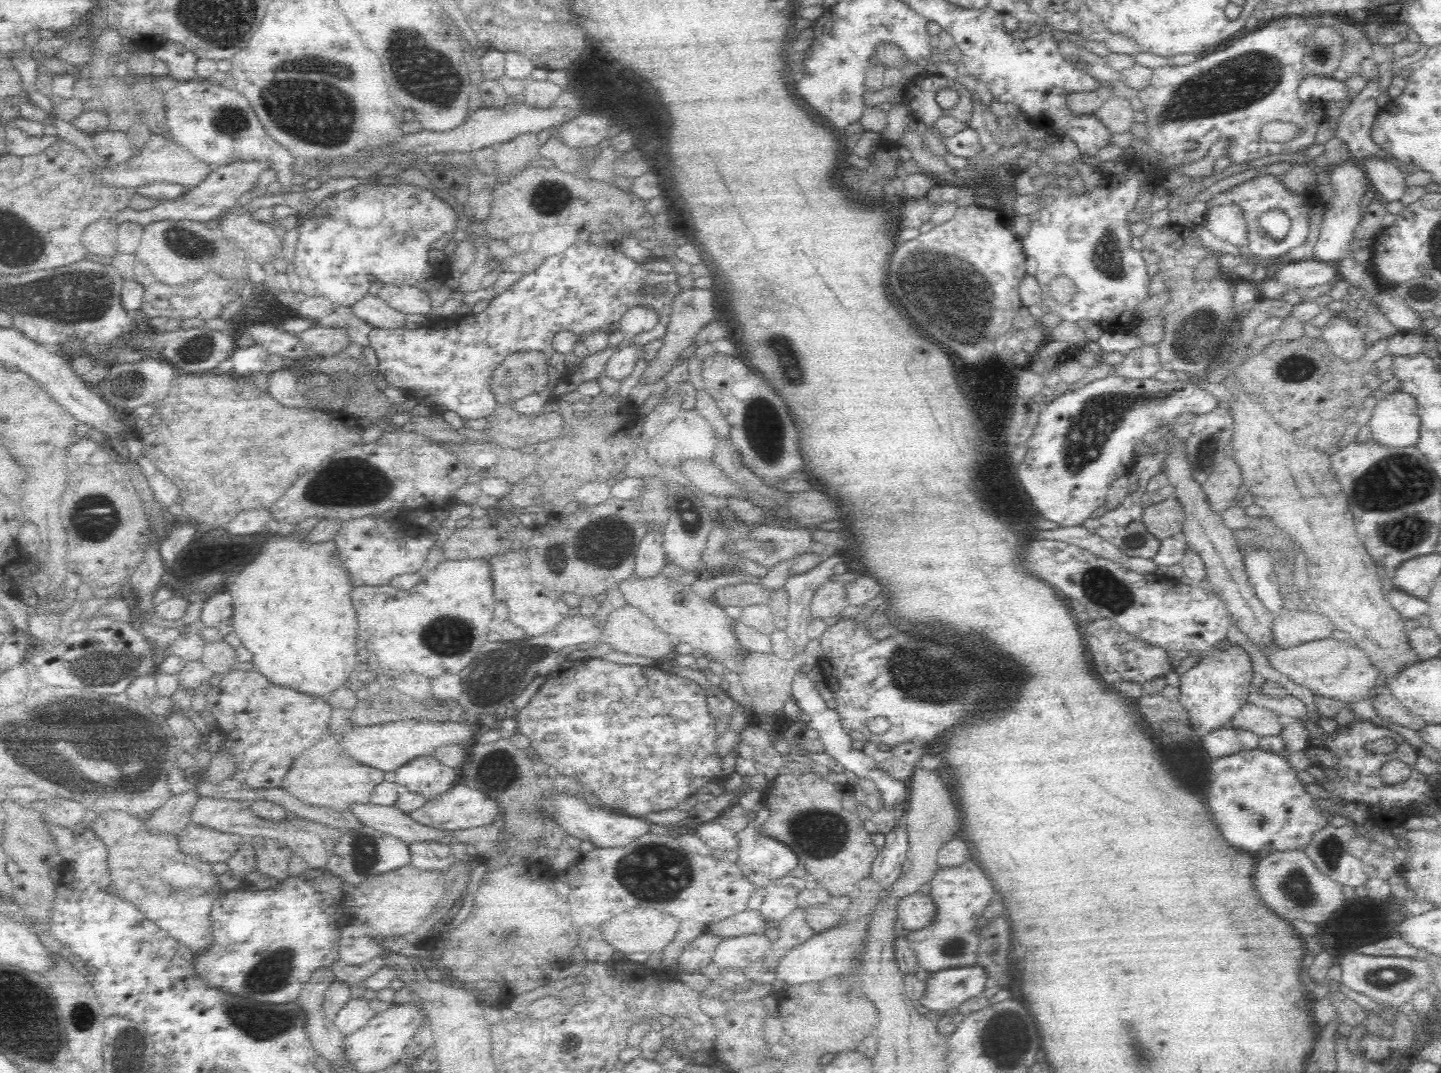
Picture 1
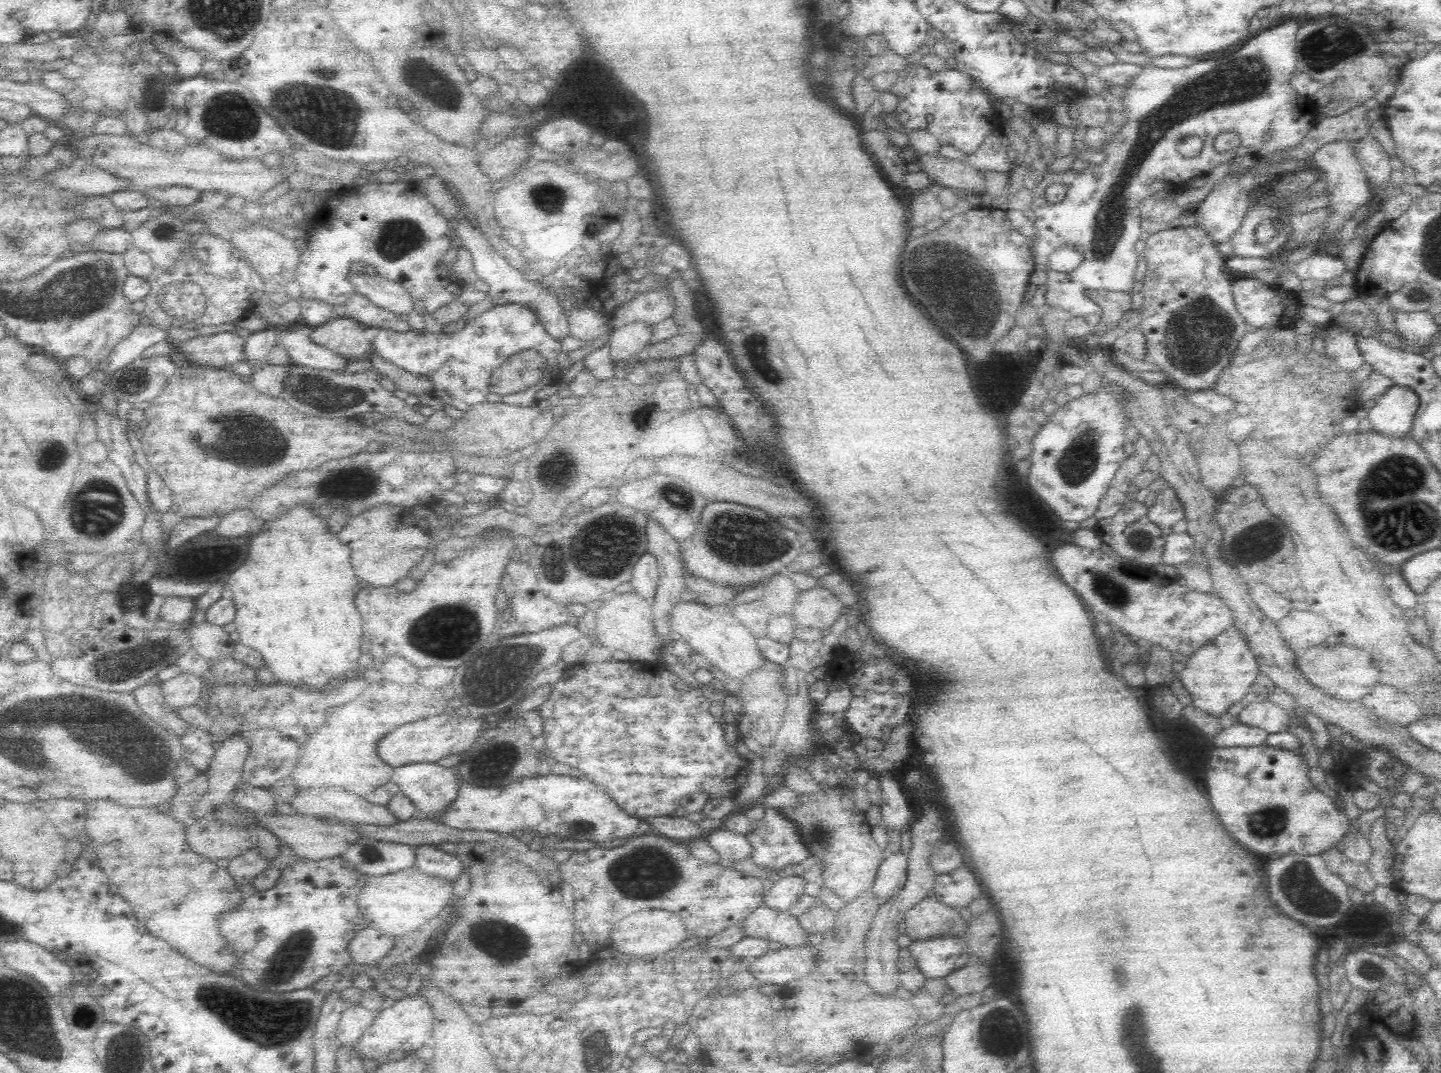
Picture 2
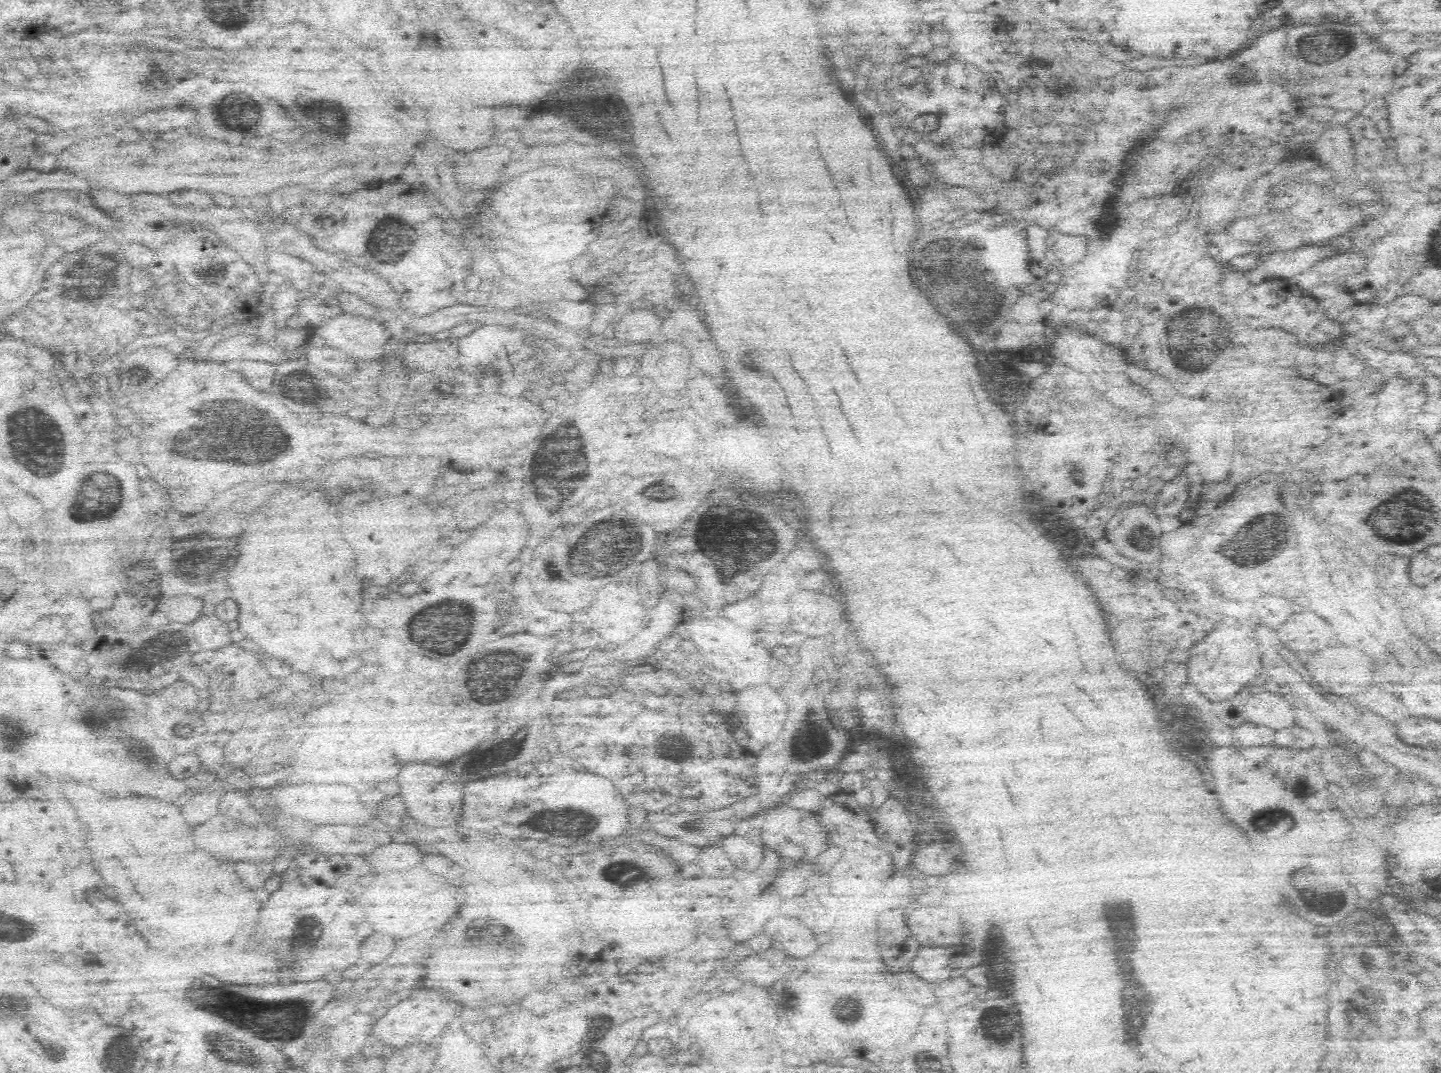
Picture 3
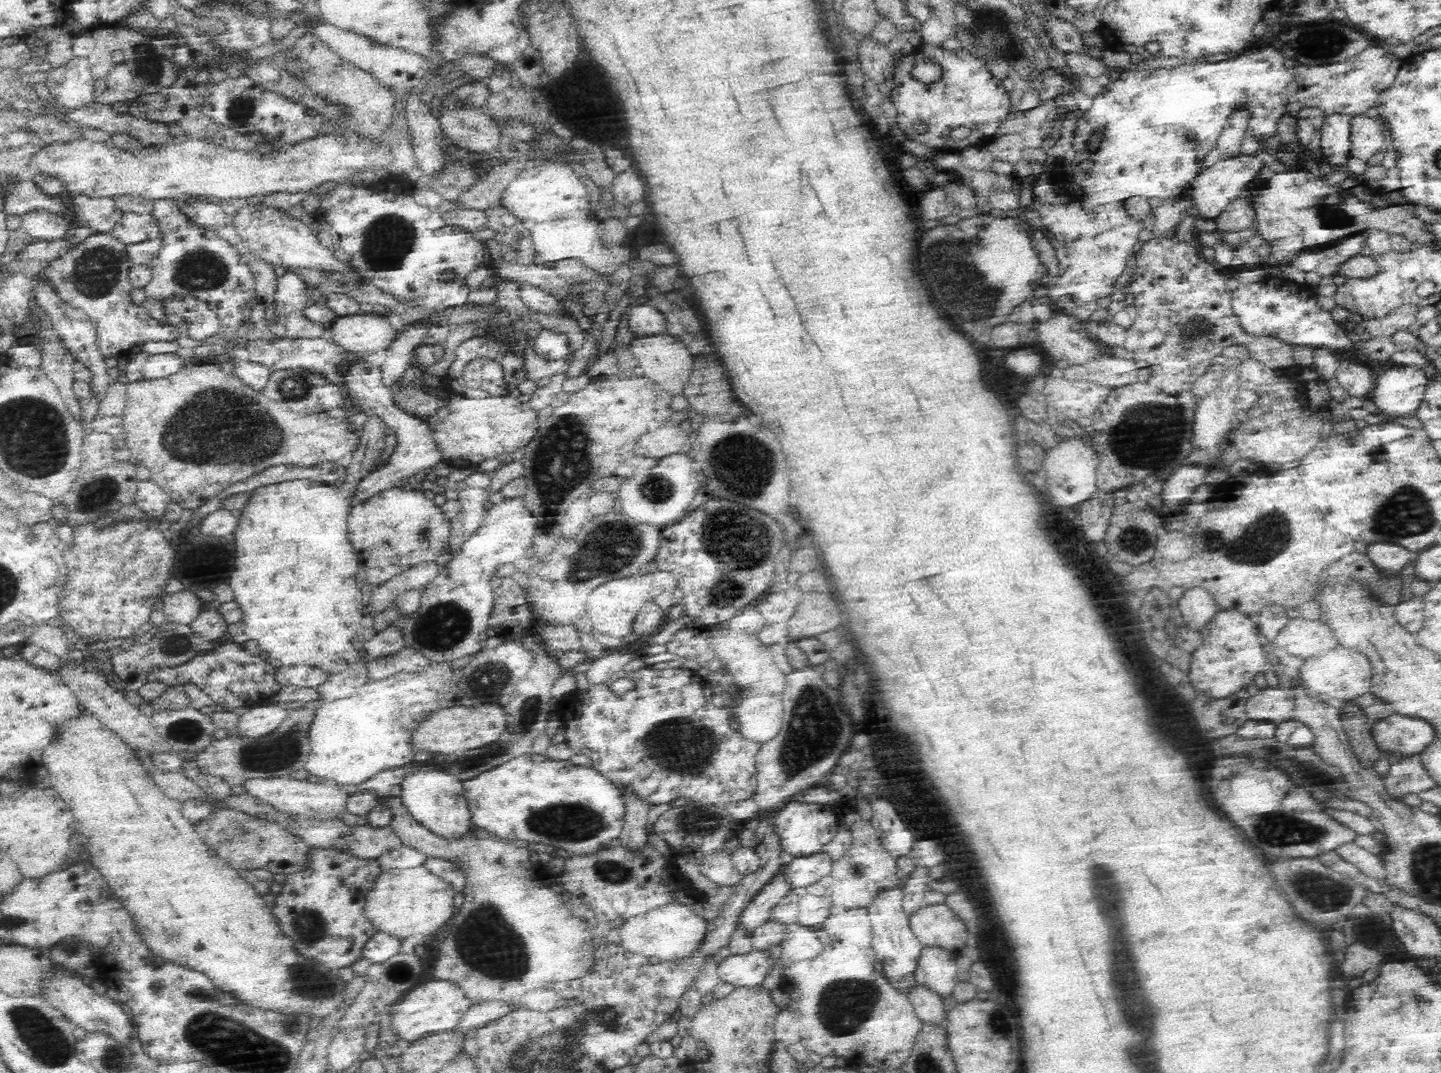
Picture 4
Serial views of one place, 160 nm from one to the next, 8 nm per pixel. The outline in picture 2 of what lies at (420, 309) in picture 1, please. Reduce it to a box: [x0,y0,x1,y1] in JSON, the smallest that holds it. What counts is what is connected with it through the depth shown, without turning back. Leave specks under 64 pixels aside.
[349,268,414,319]

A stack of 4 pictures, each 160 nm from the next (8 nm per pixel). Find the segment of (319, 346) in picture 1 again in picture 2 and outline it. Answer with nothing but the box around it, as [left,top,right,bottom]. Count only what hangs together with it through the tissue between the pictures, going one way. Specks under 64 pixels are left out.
[310,315,375,365]

